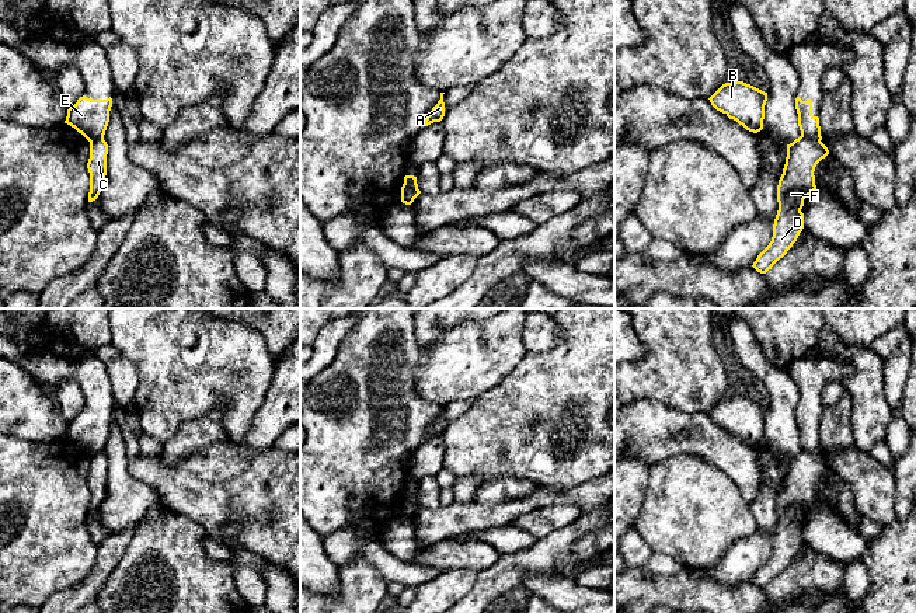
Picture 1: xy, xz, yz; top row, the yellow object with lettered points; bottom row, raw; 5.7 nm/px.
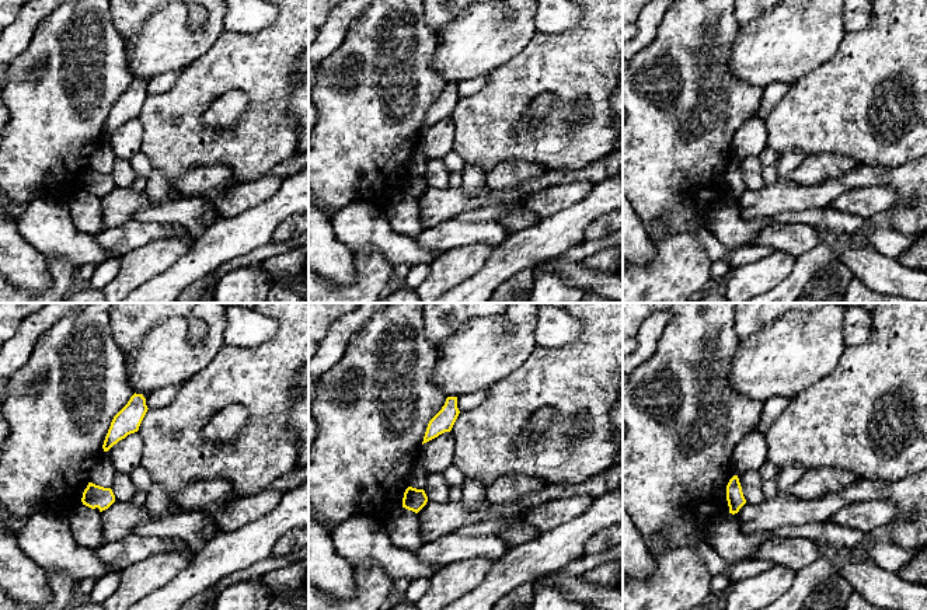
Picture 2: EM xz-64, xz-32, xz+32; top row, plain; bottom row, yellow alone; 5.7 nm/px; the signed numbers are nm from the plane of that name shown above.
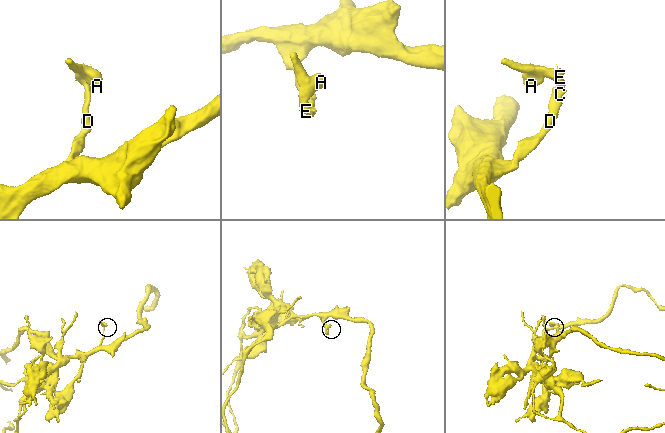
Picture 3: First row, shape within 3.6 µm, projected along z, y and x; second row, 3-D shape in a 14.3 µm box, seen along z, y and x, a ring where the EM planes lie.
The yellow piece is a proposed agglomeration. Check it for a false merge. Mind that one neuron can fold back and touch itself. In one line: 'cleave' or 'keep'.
cleave

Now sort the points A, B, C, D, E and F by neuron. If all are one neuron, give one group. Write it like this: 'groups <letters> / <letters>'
groups A B E / C D F

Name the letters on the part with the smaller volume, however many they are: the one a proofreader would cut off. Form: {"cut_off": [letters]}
{"cut_off": ["A", "B", "E"]}

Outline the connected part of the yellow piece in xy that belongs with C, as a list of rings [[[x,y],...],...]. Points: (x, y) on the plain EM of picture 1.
[[[104,452],[90,457],[90,473],[87,477],[90,487],[88,516],[95,515],[102,504],[102,497],[107,490],[107,469],[108,459]]]

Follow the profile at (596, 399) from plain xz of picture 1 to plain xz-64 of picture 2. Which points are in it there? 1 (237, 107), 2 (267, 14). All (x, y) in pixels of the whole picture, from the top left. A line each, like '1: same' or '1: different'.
1: different
2: different

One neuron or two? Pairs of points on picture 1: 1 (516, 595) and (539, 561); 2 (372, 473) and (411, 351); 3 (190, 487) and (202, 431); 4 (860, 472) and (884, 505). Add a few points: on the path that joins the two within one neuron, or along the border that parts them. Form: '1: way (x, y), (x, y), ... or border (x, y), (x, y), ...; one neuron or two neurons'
1: border (522, 584), (494, 598); two neurons
2: way (372, 442), (375, 394), (380, 382); one neuron
3: border (226, 439), (190, 452), (169, 465); two neurons
4: way (869, 480), (873, 484), (876, 497); one neuron

